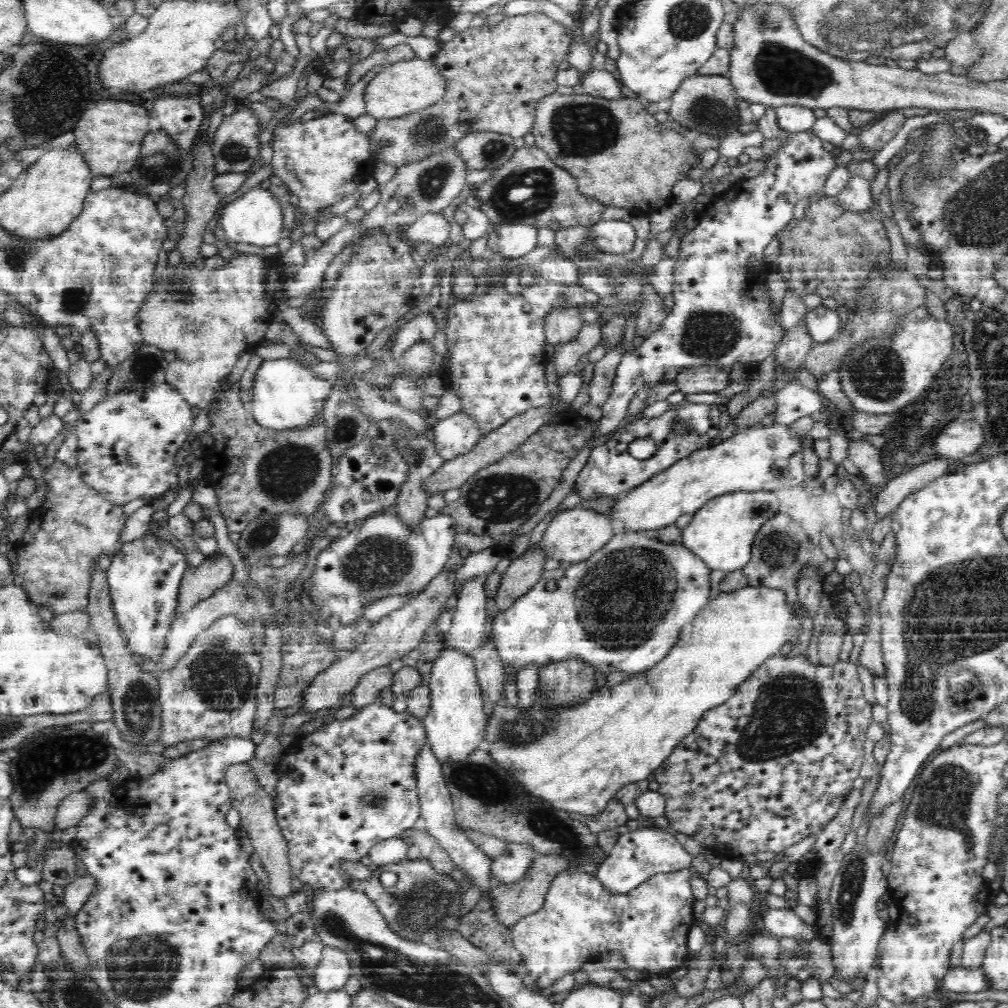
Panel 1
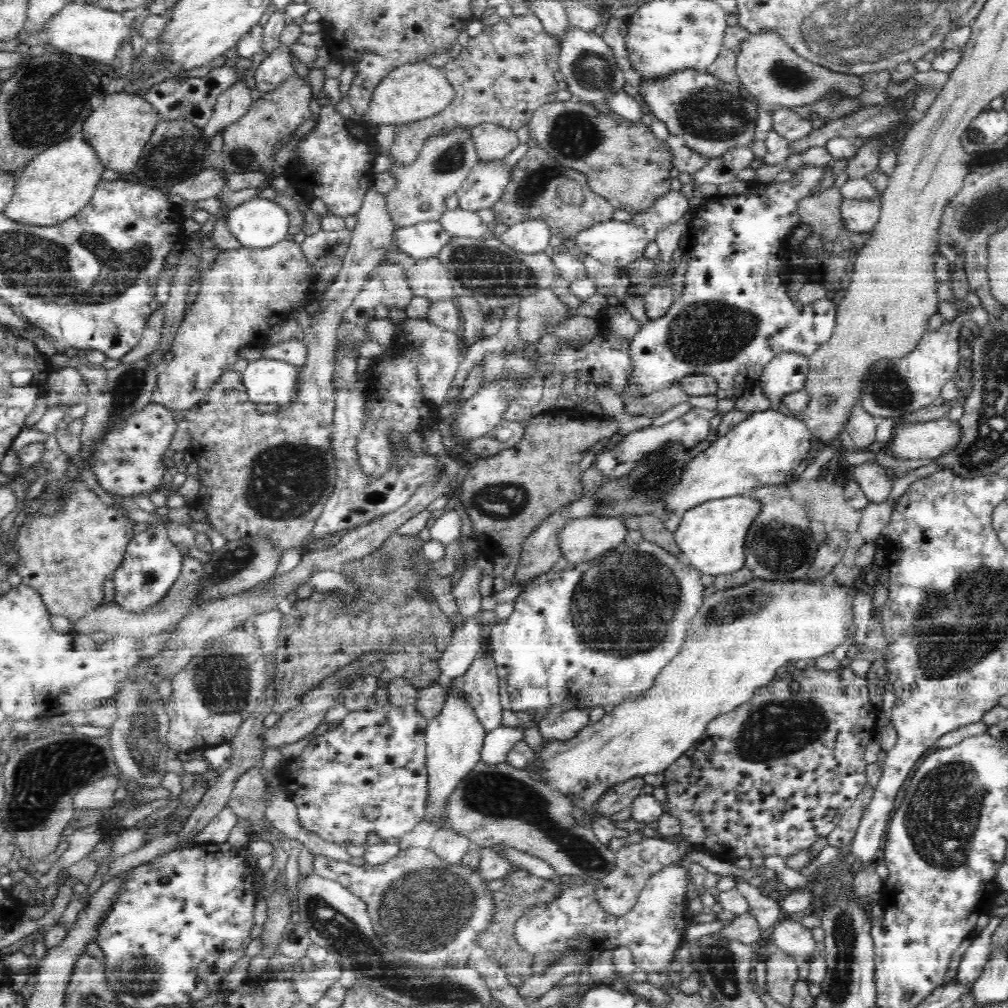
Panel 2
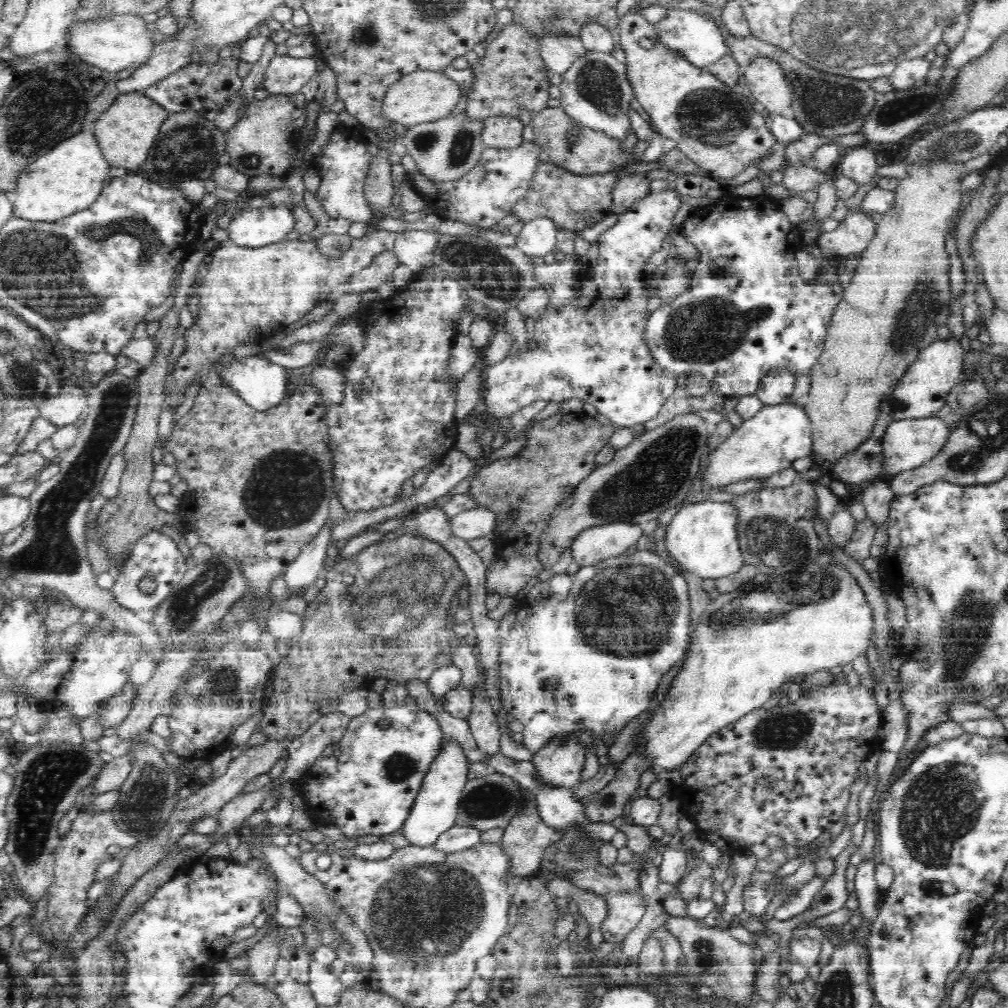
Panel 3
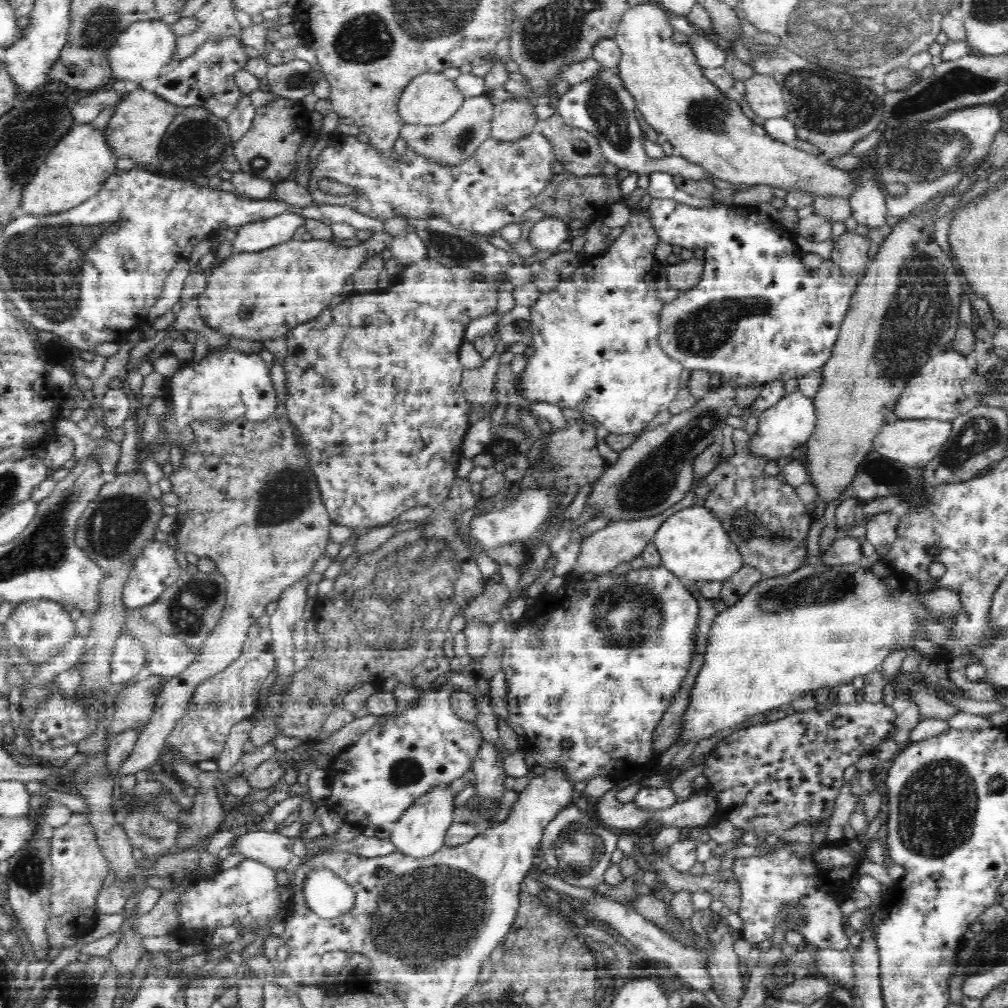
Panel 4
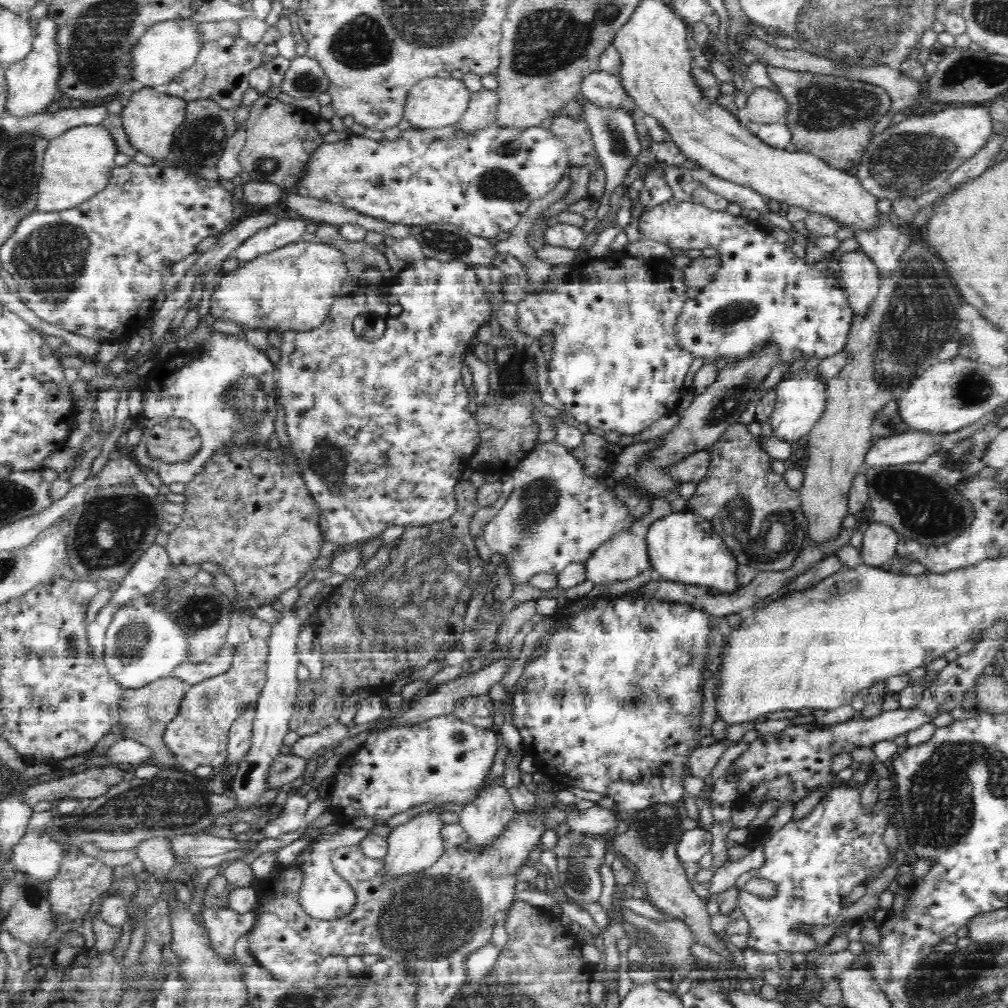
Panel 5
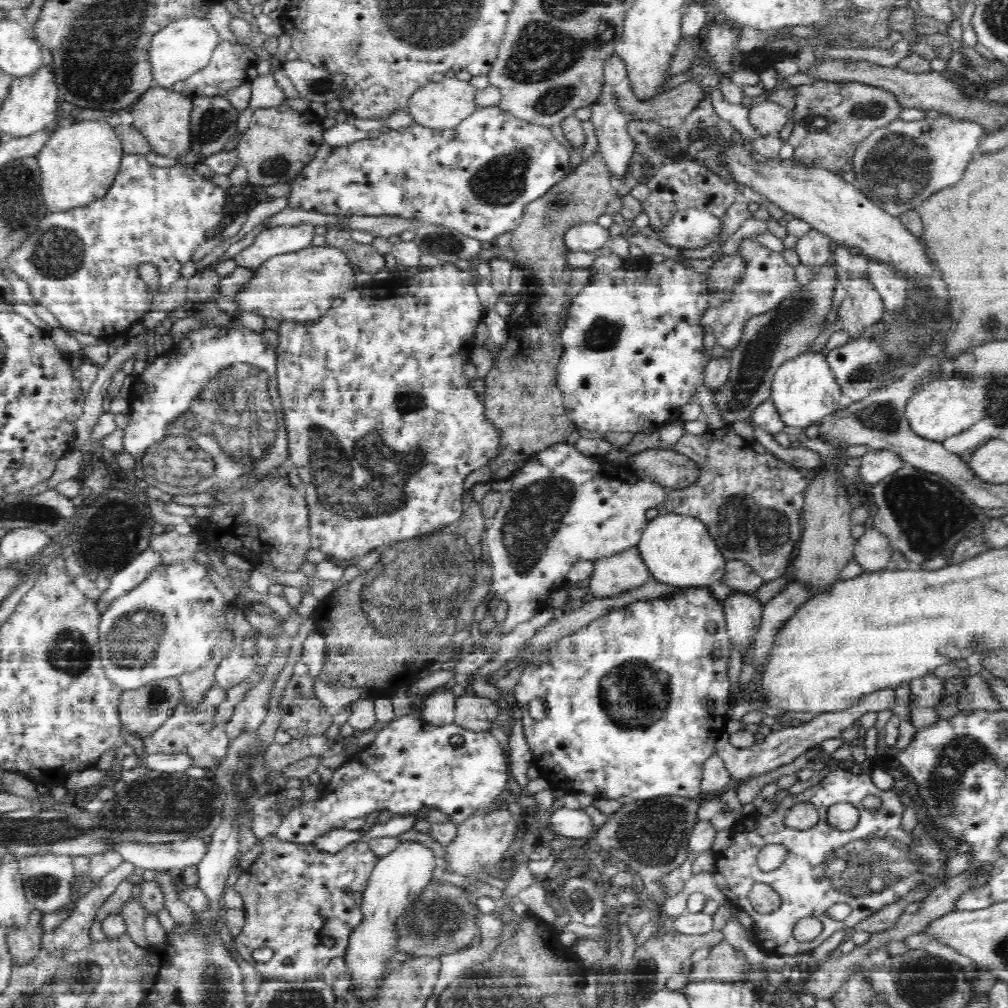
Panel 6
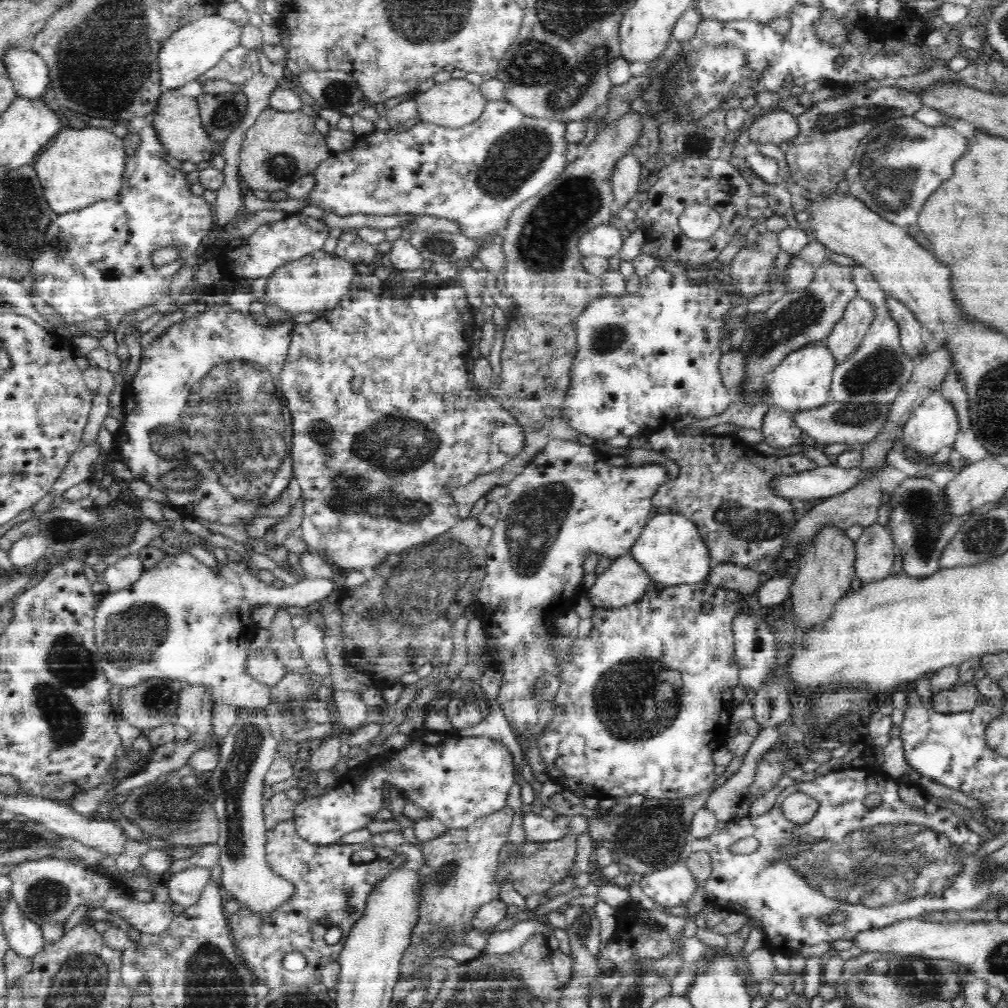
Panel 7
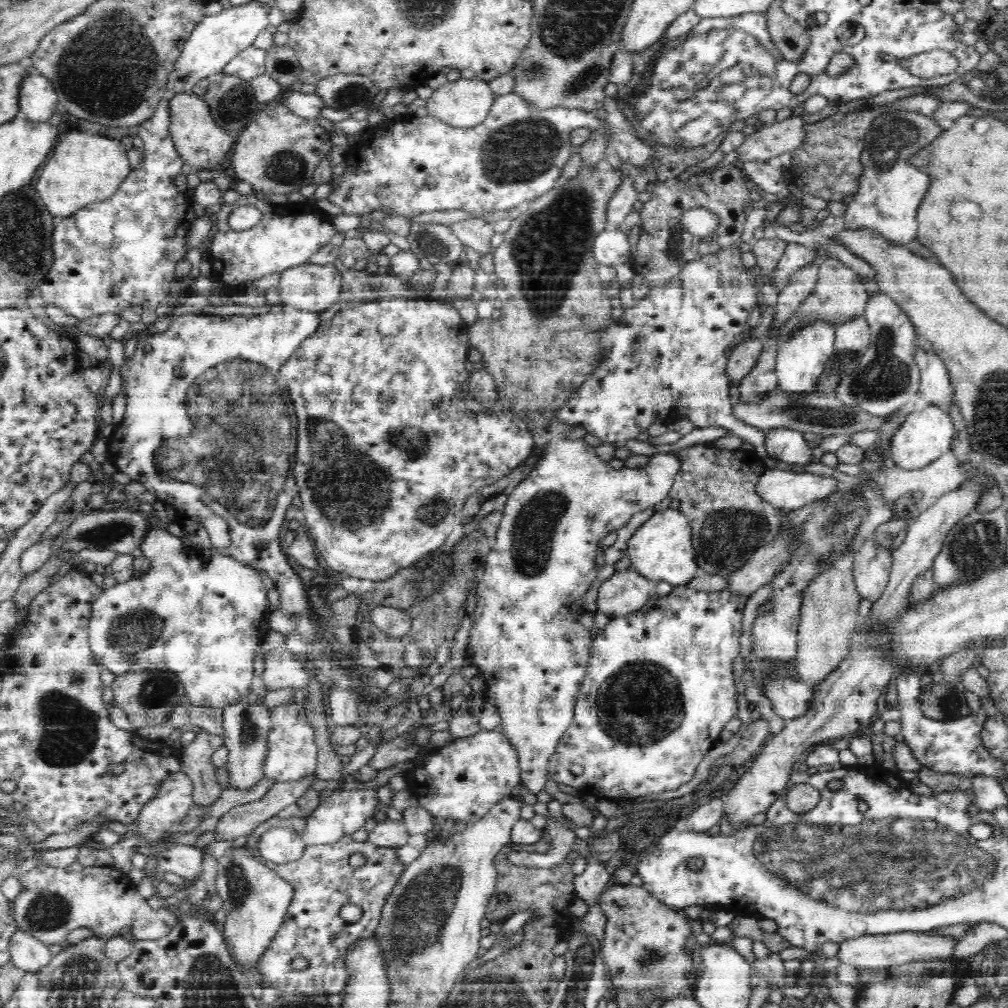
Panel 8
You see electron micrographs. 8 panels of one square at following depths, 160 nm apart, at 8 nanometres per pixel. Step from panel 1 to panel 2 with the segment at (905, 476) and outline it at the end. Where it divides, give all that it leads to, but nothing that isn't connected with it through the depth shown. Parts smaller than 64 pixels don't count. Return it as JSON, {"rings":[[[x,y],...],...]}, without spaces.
{"rings":[[[888,498],[881,504],[871,503],[862,510],[858,533],[866,543],[879,538],[883,528],[889,524],[894,508],[896,508],[896,503],[890,502]]]}

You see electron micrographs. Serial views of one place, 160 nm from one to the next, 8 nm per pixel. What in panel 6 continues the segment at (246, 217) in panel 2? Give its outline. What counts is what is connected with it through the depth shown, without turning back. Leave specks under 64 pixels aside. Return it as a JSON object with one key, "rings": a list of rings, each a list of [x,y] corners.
{"rings":[[[299,224],[296,226],[273,226],[264,229],[254,239],[253,243],[239,252],[233,259],[237,266],[248,269],[260,268],[260,264],[264,264],[264,260],[284,254],[288,252],[298,252],[303,248],[312,246],[312,238],[314,238],[314,225],[313,224]]]}

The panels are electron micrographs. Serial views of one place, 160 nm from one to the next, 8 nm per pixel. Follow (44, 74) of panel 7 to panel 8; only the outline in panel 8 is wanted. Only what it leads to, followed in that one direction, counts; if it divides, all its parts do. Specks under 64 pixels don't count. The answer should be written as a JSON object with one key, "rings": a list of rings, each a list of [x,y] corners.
{"rings":[[[33,69],[21,80],[19,114],[32,122],[46,123],[58,113],[57,94],[50,80]]]}

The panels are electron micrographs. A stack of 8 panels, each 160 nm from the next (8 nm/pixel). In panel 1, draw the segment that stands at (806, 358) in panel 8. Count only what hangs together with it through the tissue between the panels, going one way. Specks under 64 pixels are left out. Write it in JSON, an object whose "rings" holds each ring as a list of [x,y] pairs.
{"rings":[[[778,423],[770,426],[754,425],[743,429],[737,429],[736,434],[727,439],[722,439],[714,446],[706,446],[690,456],[675,462],[662,473],[656,474],[647,482],[630,490],[625,494],[626,498],[616,502],[612,518],[622,520],[628,530],[654,530],[675,525],[682,514],[694,515],[703,508],[710,500],[724,495],[725,493],[737,492],[737,490],[748,490],[757,492],[760,489],[772,492],[782,489],[782,486],[799,486],[806,480],[807,473],[802,463],[802,441],[800,437],[786,425]]]}

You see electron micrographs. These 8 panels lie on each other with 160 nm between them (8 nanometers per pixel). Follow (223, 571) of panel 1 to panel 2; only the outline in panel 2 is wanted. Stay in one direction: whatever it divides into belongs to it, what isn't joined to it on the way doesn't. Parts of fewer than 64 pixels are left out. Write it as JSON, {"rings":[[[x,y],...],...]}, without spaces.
{"rings":[[[186,554],[185,560],[182,562],[181,575],[179,579],[172,586],[168,594],[164,596],[162,602],[156,607],[152,607],[150,611],[143,612],[142,615],[137,615],[134,612],[126,612],[115,602],[110,606],[97,607],[92,610],[85,618],[75,621],[71,634],[90,635],[93,632],[104,632],[112,636],[128,636],[140,639],[142,637],[154,636],[160,633],[172,632],[178,626],[178,622],[184,618],[189,612],[193,611],[192,604],[194,598],[197,597],[197,590],[199,586],[199,578],[203,573],[203,564],[191,558]]]}

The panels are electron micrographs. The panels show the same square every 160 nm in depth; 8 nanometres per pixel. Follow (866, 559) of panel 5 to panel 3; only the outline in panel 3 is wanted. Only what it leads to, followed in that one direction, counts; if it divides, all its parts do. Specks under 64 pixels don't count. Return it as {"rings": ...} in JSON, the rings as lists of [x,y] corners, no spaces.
{"rings":[[[881,479],[866,484],[863,492],[861,504],[866,510],[867,518],[872,519],[874,525],[880,528],[889,518],[890,506],[894,500],[894,493],[890,489],[890,484],[887,480]]]}

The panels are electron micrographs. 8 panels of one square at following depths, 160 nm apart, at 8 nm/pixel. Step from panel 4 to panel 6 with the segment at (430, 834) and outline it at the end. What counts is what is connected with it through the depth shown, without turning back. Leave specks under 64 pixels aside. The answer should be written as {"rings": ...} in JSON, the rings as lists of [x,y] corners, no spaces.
{"rings":[[[402,842],[373,868],[362,897],[362,924],[350,936],[349,950],[342,957],[346,962],[351,988],[359,990],[359,996],[368,1000],[378,992],[378,982],[389,974],[390,957],[396,952],[395,924],[411,909],[415,898],[432,880],[434,854],[420,842]]]}

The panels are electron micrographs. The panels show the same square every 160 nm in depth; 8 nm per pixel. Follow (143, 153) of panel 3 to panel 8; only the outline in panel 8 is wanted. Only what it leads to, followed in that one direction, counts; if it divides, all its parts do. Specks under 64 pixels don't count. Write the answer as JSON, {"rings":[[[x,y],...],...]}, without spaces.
{"rings":[[[176,93],[169,100],[169,136],[175,145],[176,152],[184,159],[188,169],[209,169],[218,168],[227,160],[227,155],[235,144],[237,135],[230,134],[217,126],[214,121],[210,107],[204,98],[188,93]]]}

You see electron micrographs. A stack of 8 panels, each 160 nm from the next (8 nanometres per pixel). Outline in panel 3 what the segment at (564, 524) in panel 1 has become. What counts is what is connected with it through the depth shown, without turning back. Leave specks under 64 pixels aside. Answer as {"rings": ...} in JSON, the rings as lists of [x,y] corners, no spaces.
{"rings":[[[613,521],[611,524],[606,525],[594,525],[590,528],[586,528],[576,536],[571,546],[572,555],[574,561],[576,561],[580,567],[591,567],[598,561],[607,560],[609,557],[621,556],[632,545],[636,545],[644,530],[640,525],[627,524],[621,521]]]}

